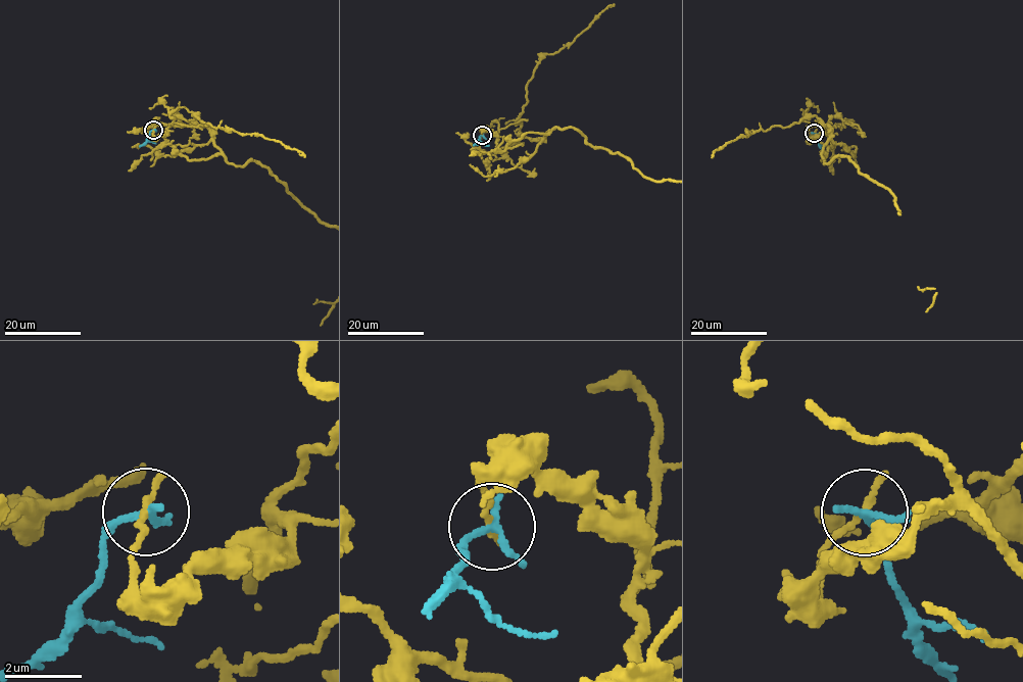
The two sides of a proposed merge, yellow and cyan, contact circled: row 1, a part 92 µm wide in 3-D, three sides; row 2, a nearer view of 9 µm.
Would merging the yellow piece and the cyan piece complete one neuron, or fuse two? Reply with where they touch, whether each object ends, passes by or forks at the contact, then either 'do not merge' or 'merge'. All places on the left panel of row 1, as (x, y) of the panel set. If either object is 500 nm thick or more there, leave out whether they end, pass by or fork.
place (153, 130); yellow passes by; cyan passes by; do not merge

